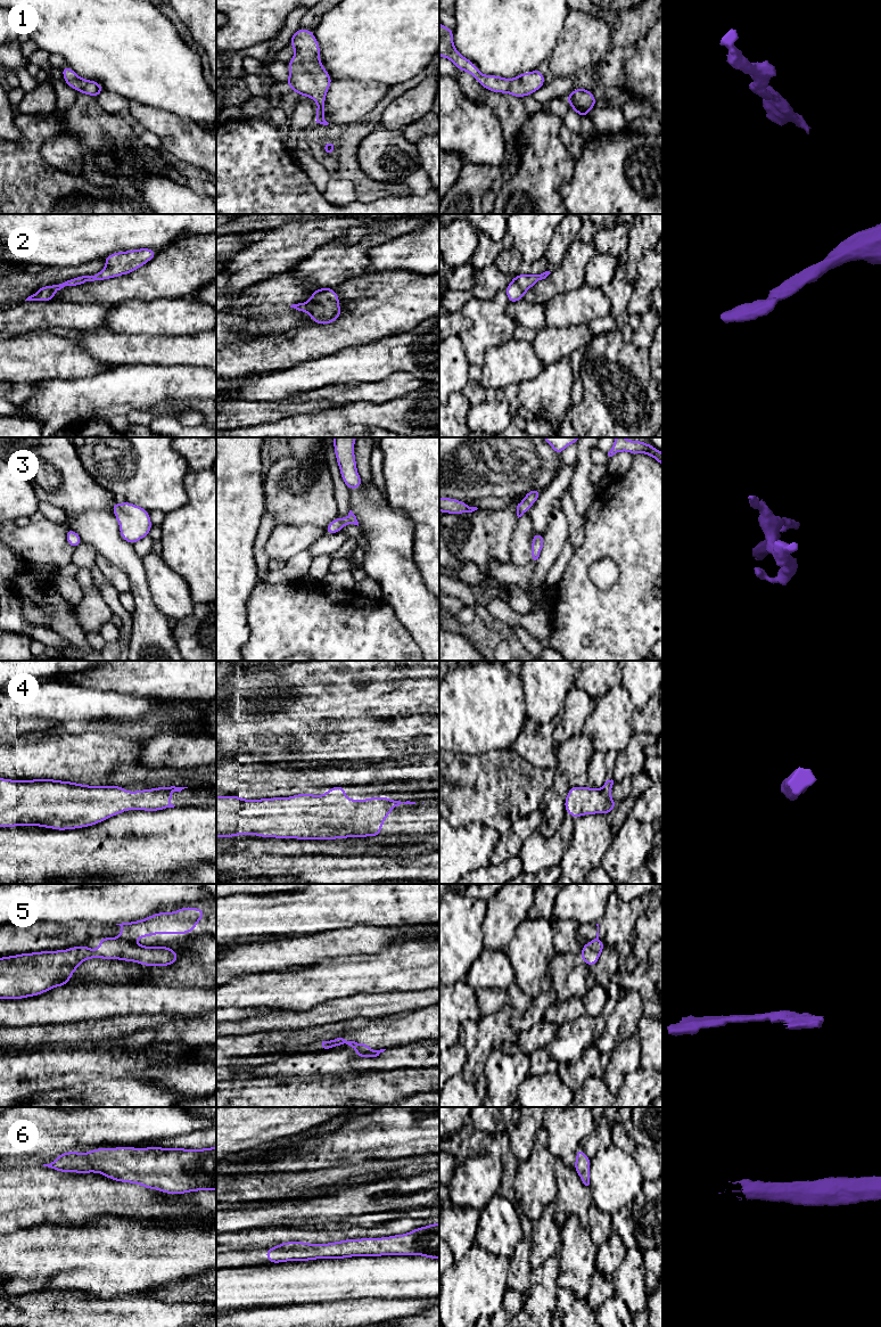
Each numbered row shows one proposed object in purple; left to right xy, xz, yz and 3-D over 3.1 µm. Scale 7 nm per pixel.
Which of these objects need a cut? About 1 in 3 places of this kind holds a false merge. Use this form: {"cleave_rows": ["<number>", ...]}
{"cleave_rows": ["5"]}

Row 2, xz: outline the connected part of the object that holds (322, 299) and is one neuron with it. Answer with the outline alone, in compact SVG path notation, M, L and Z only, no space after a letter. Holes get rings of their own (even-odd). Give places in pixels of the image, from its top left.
M316 288L310 294L311 298L305 303L293 304L300 312L310 313L312 321L319 325L332 323L341 316L339 308L339 296L334 288Z

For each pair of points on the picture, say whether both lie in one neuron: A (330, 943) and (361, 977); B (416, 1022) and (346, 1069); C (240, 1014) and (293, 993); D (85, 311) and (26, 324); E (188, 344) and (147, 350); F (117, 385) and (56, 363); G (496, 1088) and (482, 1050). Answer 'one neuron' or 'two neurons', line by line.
A: two neurons
B: one neuron
C: two neurons
D: one neuron
E: one neuron
F: two neurons
G: two neurons

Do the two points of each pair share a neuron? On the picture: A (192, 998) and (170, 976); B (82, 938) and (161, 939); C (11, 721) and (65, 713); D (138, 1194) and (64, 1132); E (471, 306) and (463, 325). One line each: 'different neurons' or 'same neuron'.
A: different neurons
B: same neuron
C: same neuron
D: different neurons
E: different neurons

